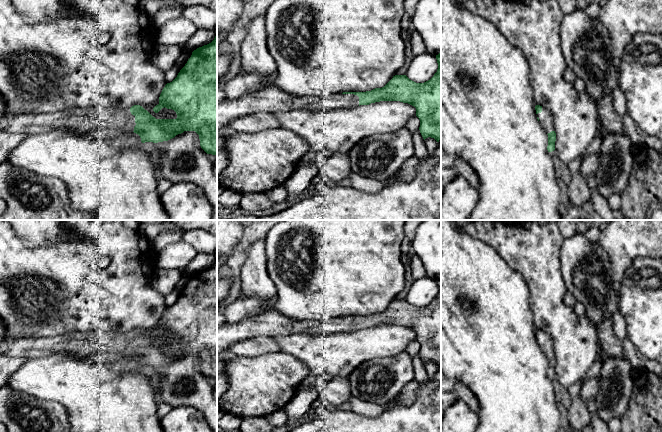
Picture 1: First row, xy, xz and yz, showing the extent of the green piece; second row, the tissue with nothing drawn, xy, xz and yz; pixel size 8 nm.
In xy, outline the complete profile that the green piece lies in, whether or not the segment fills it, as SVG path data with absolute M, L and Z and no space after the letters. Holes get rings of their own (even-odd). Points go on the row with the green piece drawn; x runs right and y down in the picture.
M217 34L214 40L192 52L185 66L180 70L177 77L163 88L159 104L153 108L158 113L162 108L172 109L176 112L176 119L156 119L140 105L134 105L128 109L117 108L73 108L63 111L41 114L14 114L2 113L0 115L0 131L9 133L24 133L27 136L46 133L51 130L66 130L96 139L98 141L112 139L124 132L134 132L141 138L139 148L144 152L155 151L155 144L168 141L184 131L195 131L199 135L200 146L208 154L211 161L217 159Z

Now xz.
M410 46L405 48L404 55L404 64L393 78L384 87L371 91L310 97L290 95L277 86L269 86L234 100L225 98L217 103L217 131L227 130L233 120L255 112L275 114L281 111L353 108L380 101L400 101L416 108L423 139L431 137L439 142L441 140L441 52L436 55L437 72L424 83L416 83L406 76L407 69L414 58Z

